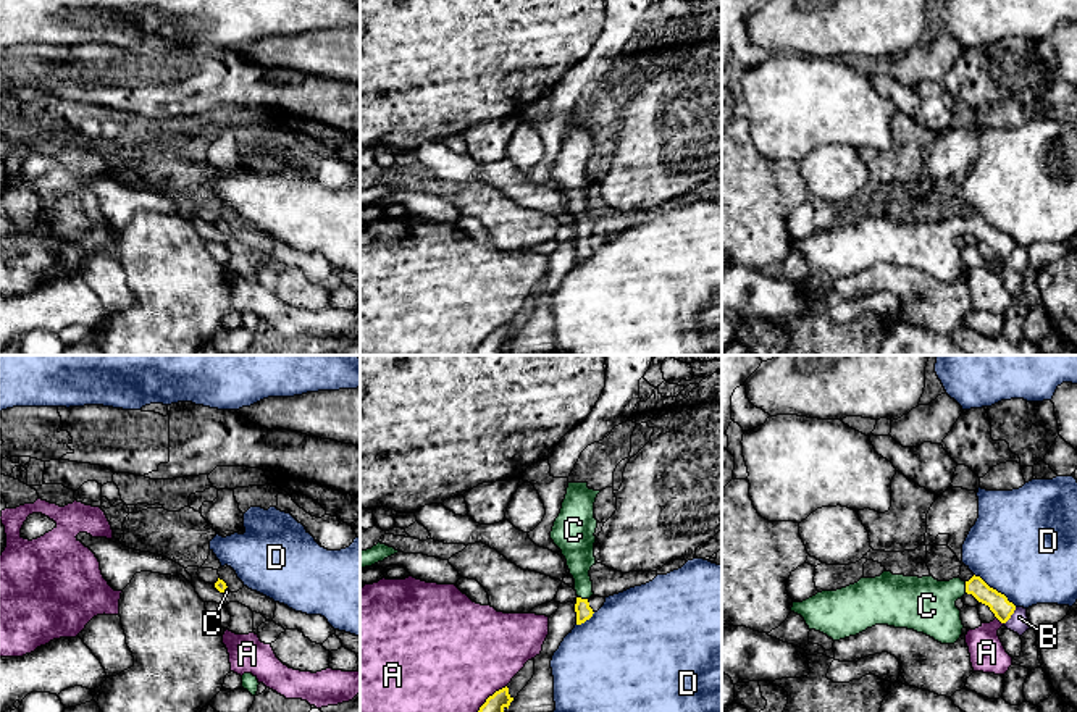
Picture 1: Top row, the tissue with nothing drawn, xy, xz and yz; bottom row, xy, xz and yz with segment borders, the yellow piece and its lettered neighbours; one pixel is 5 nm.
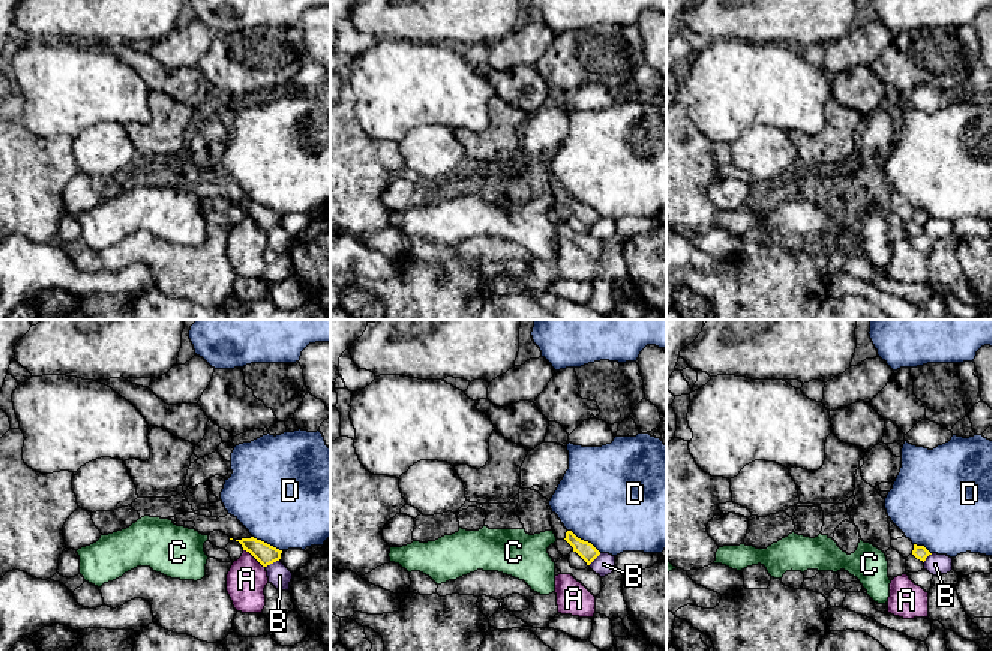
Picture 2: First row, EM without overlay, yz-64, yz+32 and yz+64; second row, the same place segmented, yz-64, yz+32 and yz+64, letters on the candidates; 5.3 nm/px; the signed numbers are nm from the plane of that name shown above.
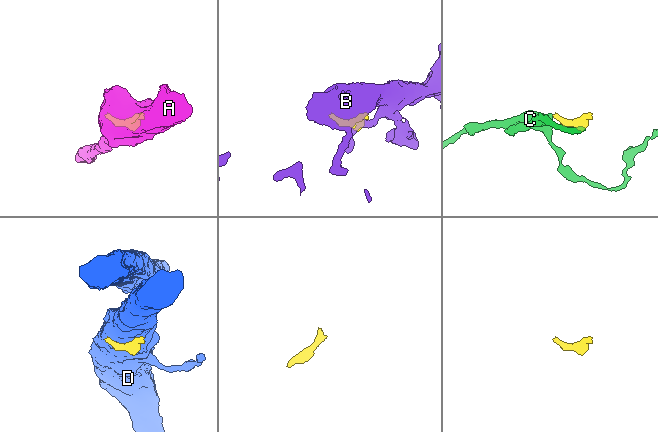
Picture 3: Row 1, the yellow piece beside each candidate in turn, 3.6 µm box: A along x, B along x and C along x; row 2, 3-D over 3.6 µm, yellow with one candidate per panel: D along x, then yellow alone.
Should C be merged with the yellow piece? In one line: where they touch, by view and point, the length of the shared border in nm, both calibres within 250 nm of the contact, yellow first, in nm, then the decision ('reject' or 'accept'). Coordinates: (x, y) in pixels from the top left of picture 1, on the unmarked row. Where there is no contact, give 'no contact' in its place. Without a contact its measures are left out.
meets yellow in yz at (966, 226); contact 70 nm long; 100 nm thick on the yellow side, 280 nm on the other; accept

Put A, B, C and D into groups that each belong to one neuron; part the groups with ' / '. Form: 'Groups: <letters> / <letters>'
Groups: A / B / C / D

